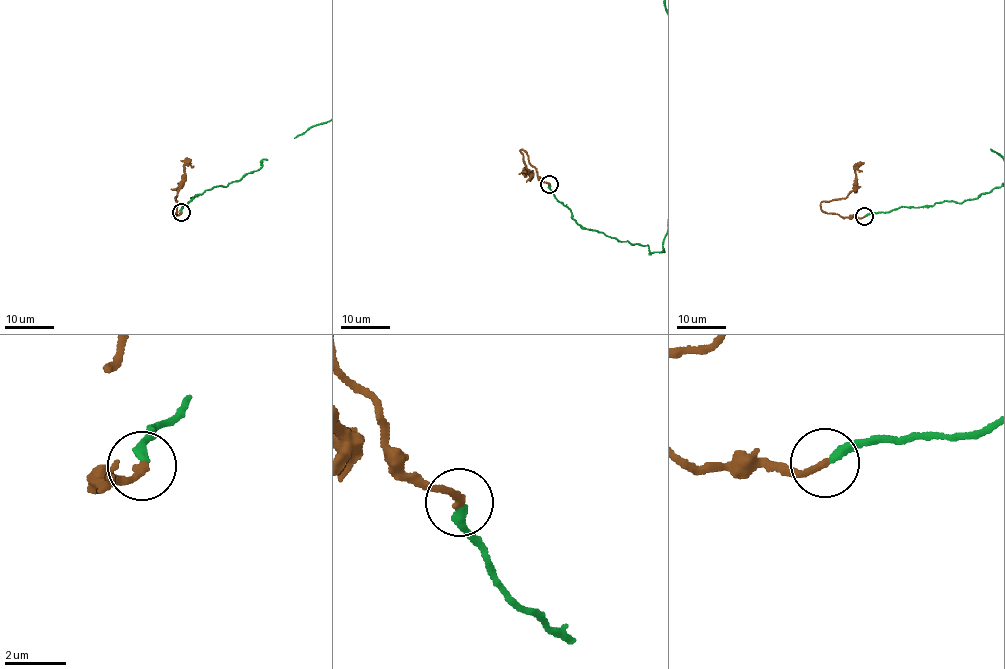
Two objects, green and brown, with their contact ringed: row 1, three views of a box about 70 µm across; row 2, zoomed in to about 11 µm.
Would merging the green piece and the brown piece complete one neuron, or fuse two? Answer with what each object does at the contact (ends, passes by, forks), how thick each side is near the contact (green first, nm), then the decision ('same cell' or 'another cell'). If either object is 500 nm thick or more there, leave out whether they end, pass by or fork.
green ends there; brown ends there; 300 nm thick on the green side, 240 nm on the other; same cell

